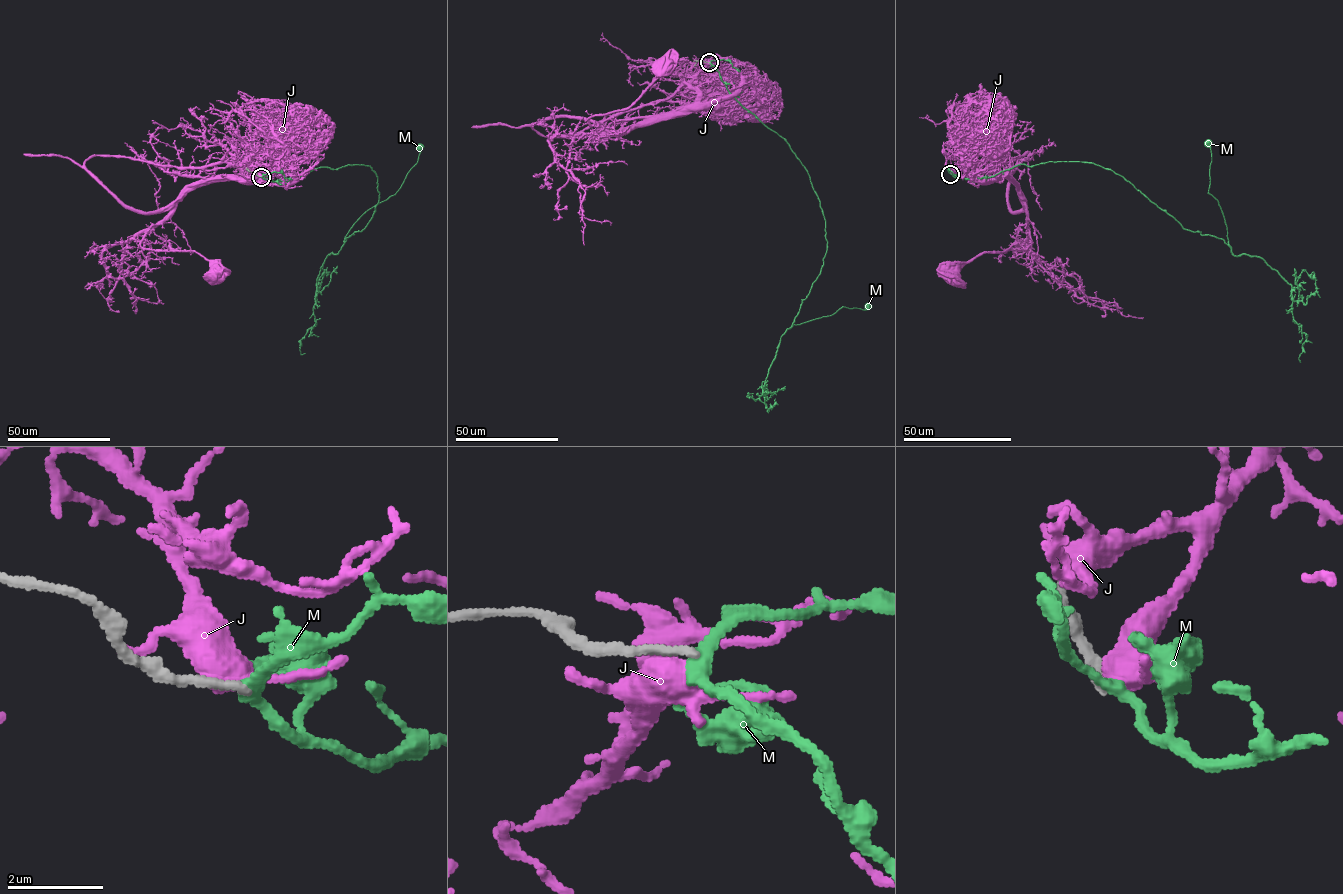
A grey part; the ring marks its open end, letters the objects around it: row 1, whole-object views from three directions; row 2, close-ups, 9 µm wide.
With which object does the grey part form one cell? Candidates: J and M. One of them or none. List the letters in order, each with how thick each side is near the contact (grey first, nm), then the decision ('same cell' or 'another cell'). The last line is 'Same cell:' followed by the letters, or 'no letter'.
J: calibres 220 and 550 nm; another cell
M: calibres 180 and 240 nm; another cell
Same cell: no letter

